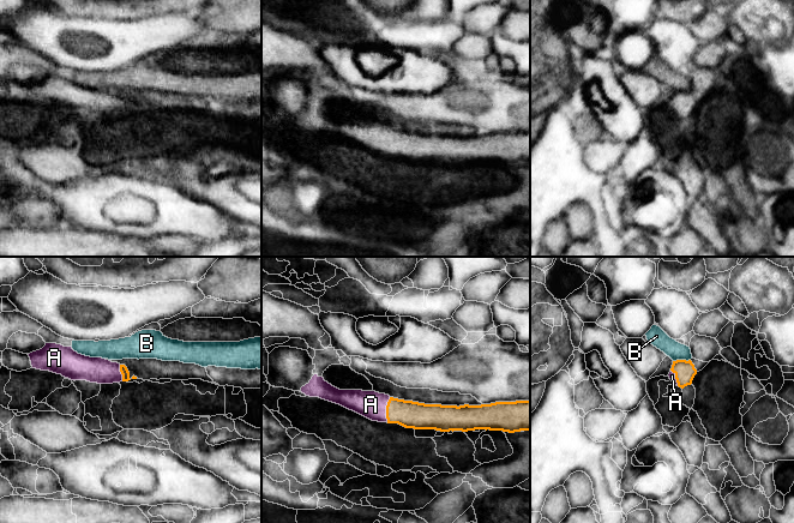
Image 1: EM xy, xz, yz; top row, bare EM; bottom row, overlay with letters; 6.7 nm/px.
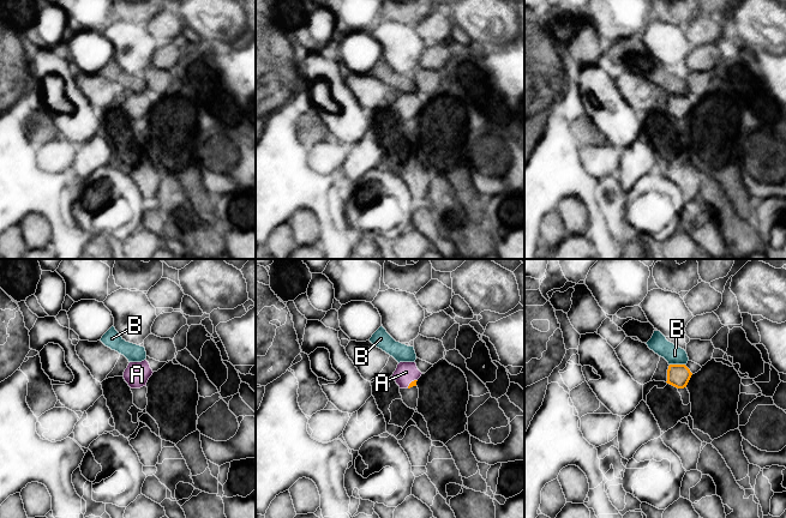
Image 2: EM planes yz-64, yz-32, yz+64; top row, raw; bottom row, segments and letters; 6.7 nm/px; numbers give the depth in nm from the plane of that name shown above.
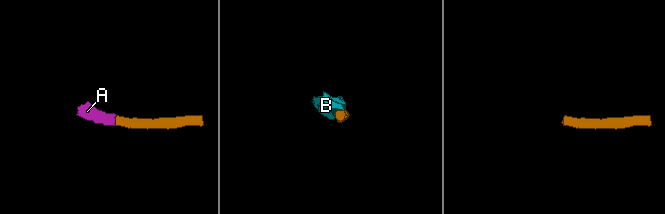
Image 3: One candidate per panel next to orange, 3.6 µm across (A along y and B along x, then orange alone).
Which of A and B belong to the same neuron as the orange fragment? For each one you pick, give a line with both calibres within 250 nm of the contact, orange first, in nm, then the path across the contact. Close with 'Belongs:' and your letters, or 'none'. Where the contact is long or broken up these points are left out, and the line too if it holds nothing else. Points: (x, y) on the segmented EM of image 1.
A: 180/190 nm | across xz (409, 414), (386, 409), (371, 404)
Belongs: A

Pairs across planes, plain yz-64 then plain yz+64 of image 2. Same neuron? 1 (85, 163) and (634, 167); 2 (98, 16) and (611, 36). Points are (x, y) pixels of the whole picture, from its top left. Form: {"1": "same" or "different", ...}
{"1": "same", "2": "same"}

